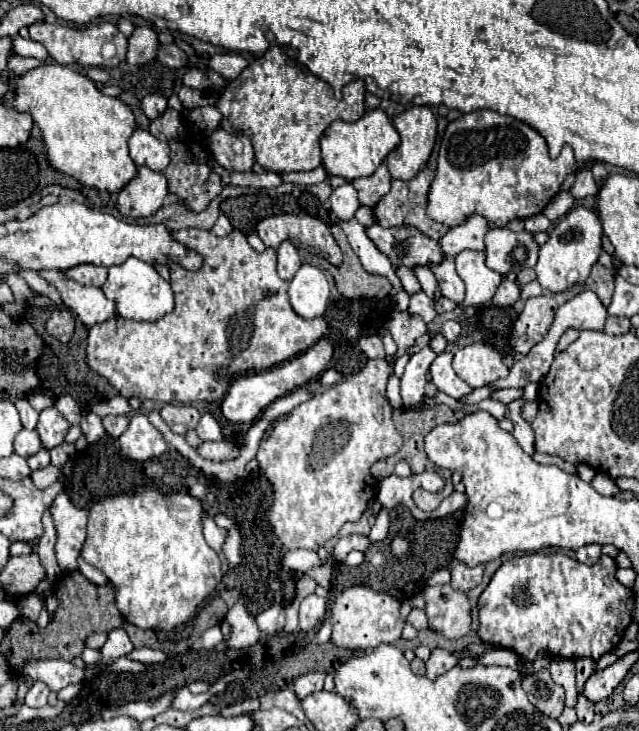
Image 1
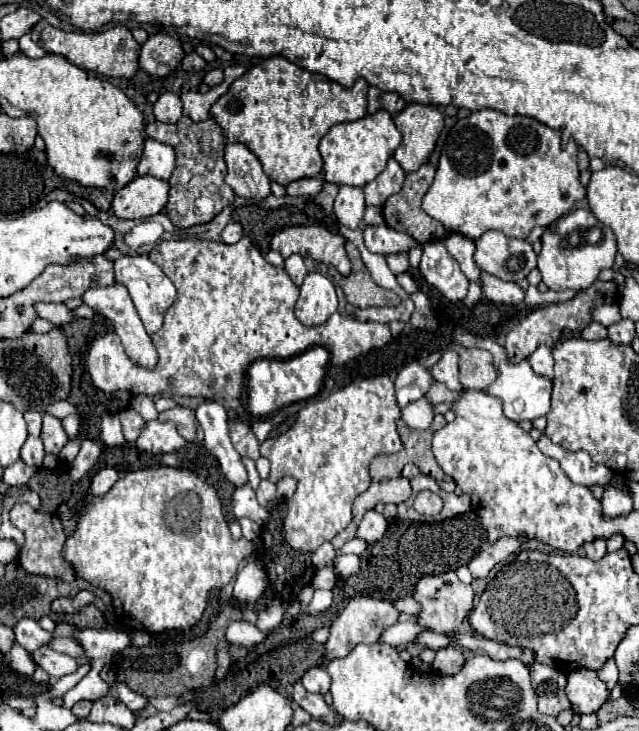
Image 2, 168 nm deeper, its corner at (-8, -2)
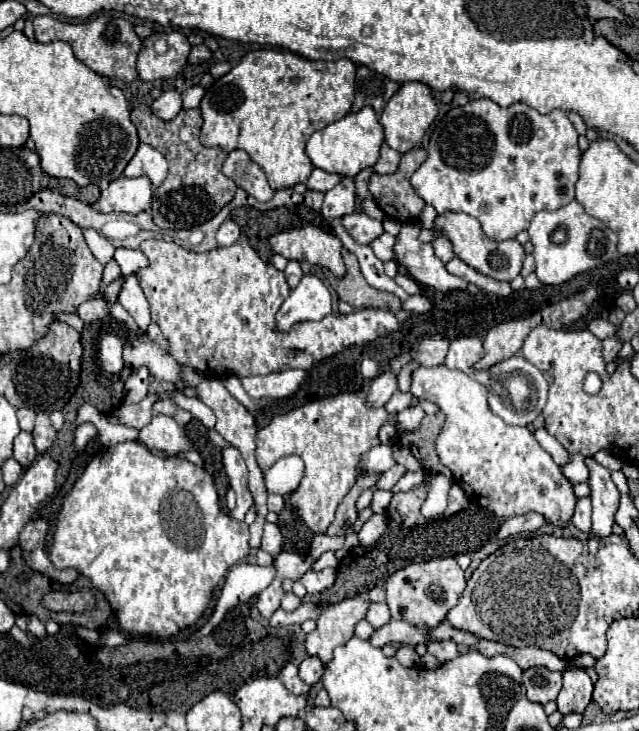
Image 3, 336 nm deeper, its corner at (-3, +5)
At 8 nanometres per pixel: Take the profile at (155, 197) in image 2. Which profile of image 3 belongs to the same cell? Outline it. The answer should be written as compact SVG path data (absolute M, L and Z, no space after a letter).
M120 177L112 181L100 195L98 207L102 213L130 213L148 211L152 203L152 185L148 177Z

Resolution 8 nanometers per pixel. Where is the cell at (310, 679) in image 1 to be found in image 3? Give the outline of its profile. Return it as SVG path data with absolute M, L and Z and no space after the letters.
M306 657L302 663L300 663L300 679L306 683L306 685L314 685L320 681L324 673L324 665L318 657Z

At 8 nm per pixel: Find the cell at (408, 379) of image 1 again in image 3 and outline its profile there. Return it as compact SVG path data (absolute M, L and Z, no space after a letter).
M386 371L378 377L374 377L368 385L368 393L366 393L366 405L368 407L382 407L390 397L392 393L398 389L396 385L396 377Z

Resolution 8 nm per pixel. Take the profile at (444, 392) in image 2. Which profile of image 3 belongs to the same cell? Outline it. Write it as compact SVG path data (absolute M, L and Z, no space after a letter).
M396 391L396 393L392 395L392 399L386 403L386 411L388 411L388 413L398 413L398 411L404 411L406 407L410 407L410 401L412 401L412 395L410 395L410 393Z

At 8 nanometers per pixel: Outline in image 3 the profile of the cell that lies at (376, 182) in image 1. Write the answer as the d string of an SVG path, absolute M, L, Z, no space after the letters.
M386 143L382 145L380 149L380 159L378 163L374 165L374 171L376 173L394 173L398 169L398 163L400 163L400 153L398 151L392 151Z

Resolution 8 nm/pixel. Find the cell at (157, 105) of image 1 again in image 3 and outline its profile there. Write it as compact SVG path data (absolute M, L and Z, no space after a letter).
M164 91L154 103L152 103L152 111L156 117L170 121L174 119L182 109L182 99L178 91Z

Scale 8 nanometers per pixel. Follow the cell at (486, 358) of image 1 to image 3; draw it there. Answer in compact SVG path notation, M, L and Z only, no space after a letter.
M460 337L450 343L444 365L448 369L472 373L472 365L482 357L484 357L484 347L480 337Z

